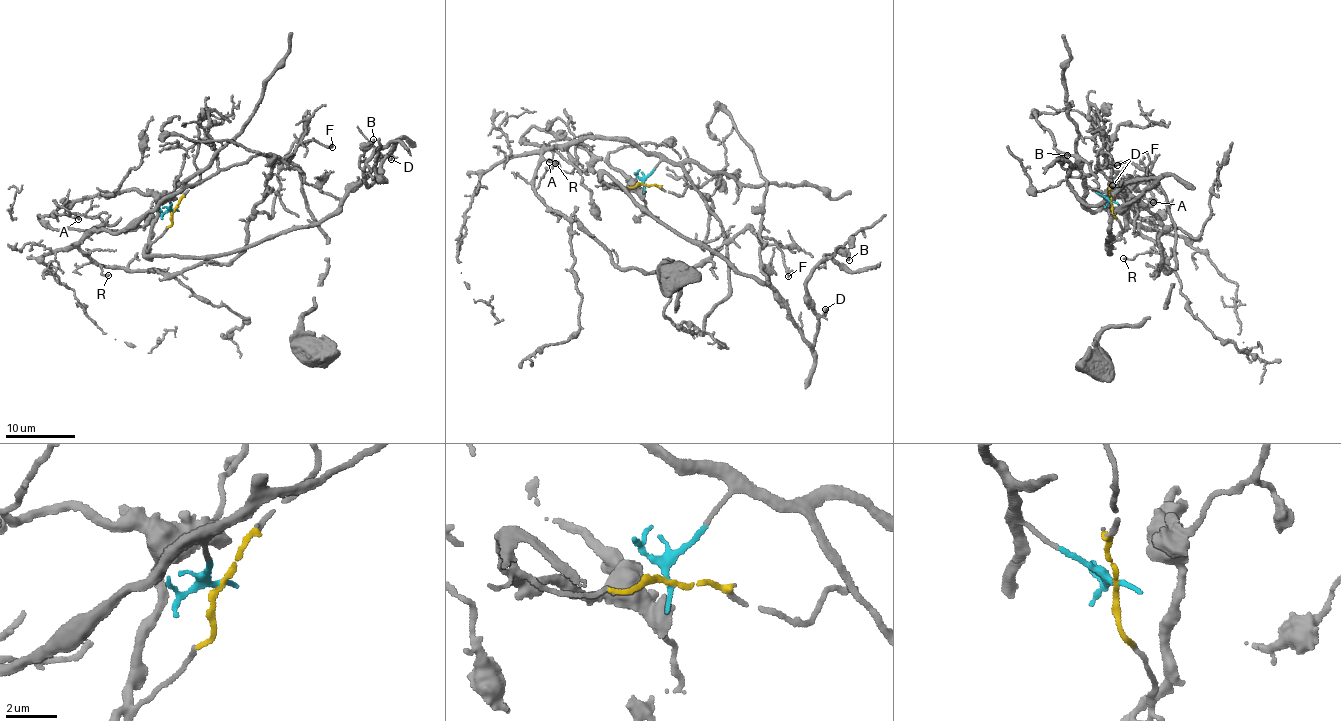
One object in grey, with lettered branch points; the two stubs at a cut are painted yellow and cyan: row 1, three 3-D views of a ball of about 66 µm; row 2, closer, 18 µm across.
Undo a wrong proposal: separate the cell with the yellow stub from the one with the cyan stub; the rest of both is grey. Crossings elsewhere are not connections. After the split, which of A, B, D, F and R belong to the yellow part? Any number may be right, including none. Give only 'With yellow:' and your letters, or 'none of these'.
With yellow: A, B, D

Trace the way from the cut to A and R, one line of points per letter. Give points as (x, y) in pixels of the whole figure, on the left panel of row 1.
A: (173, 210), (172, 222), (151, 243), (157, 197), (135, 189), (70, 204), (65, 213), (78, 219)
R: (173, 210), (165, 199), (118, 232), (91, 231), (80, 248), (102, 264), (103, 274), (108, 276)

